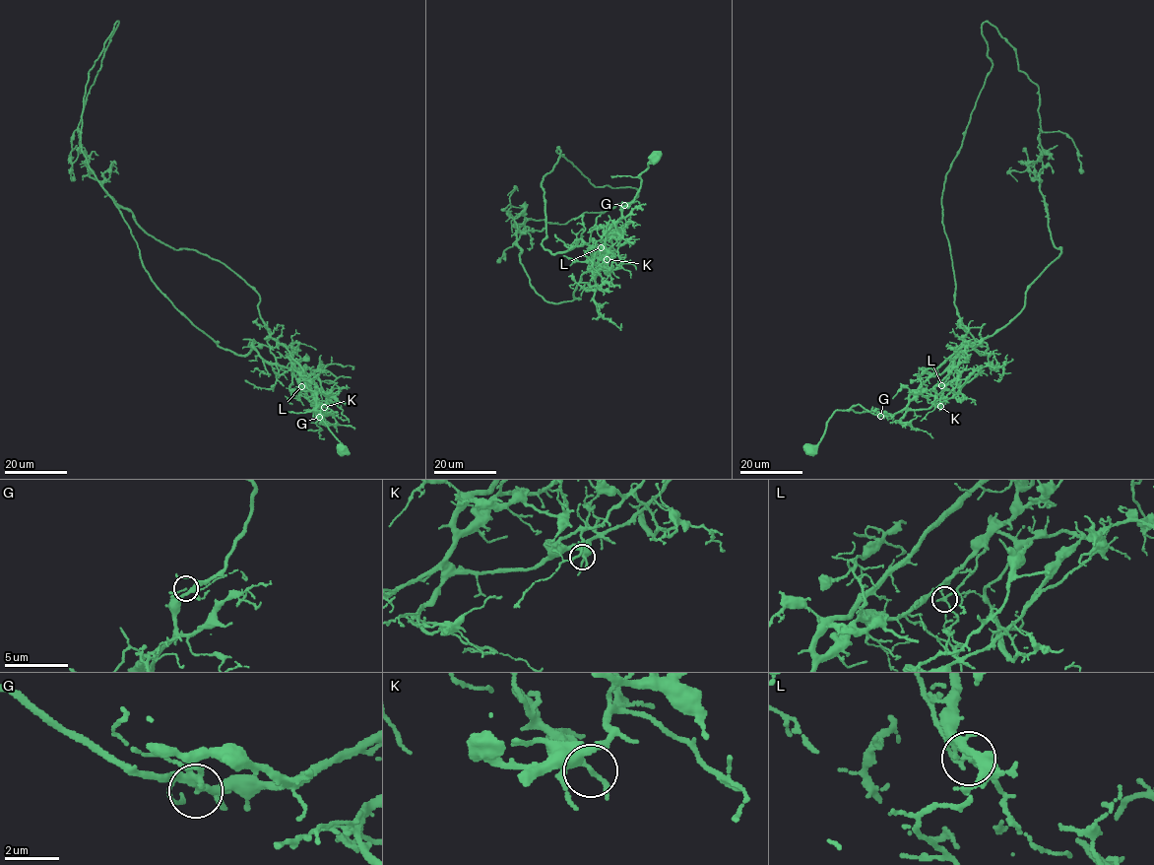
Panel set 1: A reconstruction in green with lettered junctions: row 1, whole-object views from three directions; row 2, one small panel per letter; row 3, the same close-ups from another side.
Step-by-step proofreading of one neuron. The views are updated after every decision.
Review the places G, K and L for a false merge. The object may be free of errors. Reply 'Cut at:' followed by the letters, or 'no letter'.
Cut at: L

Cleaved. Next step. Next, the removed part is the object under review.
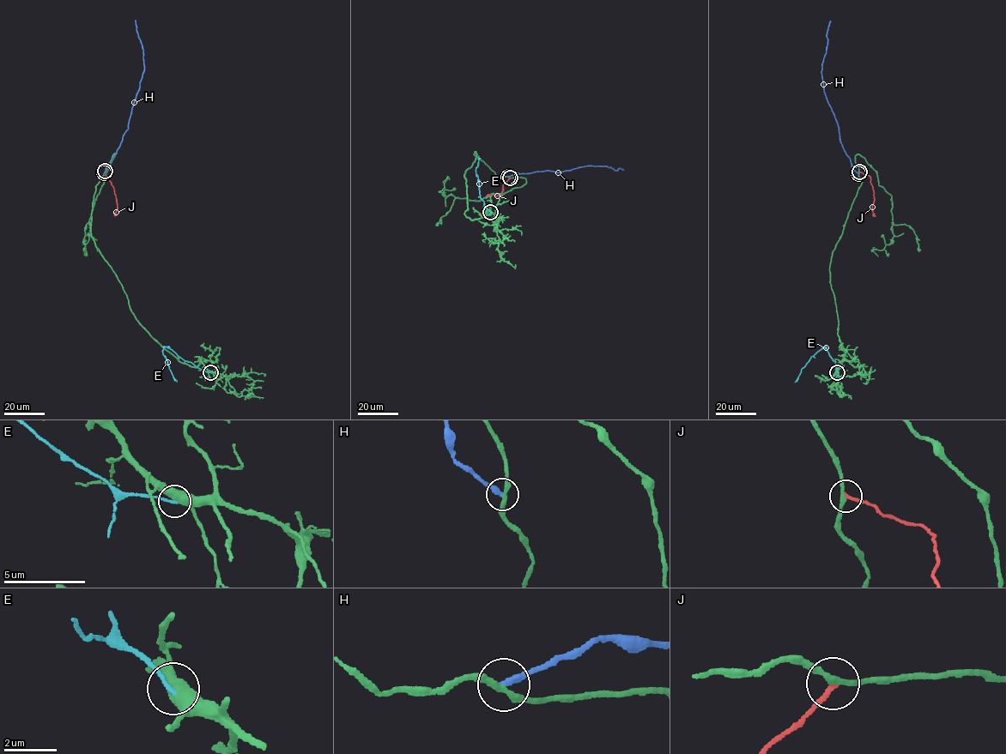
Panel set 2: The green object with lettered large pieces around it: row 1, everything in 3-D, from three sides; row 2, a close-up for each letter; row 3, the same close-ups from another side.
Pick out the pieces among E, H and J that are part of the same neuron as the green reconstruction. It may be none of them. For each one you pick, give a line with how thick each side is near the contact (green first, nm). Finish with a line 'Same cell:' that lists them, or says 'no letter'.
Same cell: no letter

